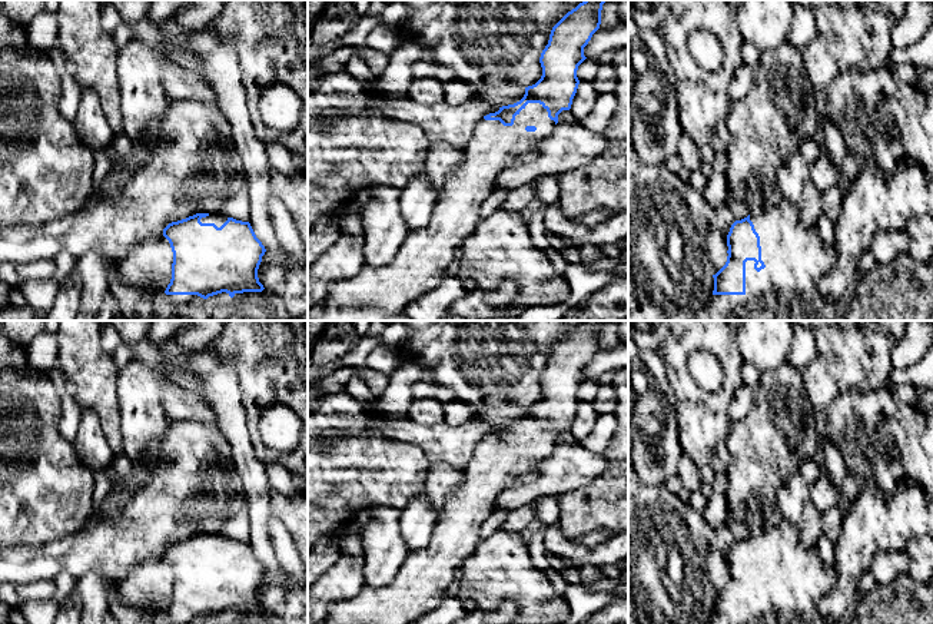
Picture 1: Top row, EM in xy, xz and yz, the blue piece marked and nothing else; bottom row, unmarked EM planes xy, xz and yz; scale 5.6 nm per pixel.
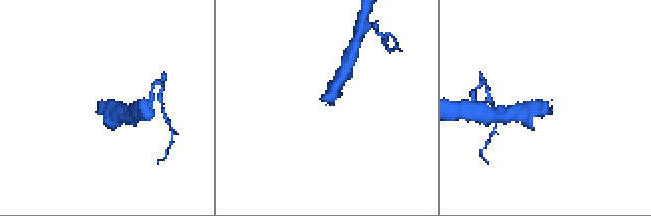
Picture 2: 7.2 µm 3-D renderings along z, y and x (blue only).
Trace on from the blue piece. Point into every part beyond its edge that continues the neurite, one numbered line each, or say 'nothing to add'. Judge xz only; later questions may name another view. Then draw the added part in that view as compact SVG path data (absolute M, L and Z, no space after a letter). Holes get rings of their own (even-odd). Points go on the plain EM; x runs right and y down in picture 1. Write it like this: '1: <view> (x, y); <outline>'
1: xz (422, 581); M528 424L515 437L512 447L504 447L499 441L479 441L462 469L461 485L445 499L438 514L429 544L409 552L391 584L381 588L363 585L355 597L332 604L323 624L412 624L436 608L446 597L455 571L482 540L481 525L495 511L499 494L519 482L532 481L541 462L554 454L555 447L539 424Z

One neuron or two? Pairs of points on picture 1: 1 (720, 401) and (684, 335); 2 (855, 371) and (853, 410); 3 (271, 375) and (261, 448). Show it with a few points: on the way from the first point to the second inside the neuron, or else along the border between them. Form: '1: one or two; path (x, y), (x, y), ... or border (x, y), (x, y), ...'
1: one; path (699, 398), (680, 379), (680, 357)
2: two; border (885, 384), (866, 391), (849, 388), (827, 408)
3: one; path (258, 394), (251, 402), (253, 430)

